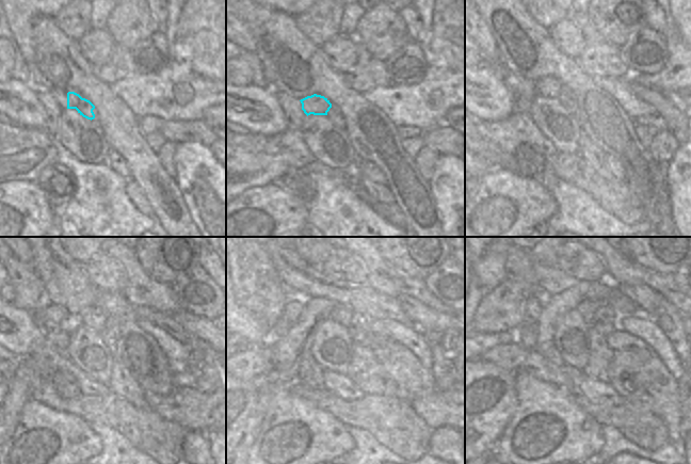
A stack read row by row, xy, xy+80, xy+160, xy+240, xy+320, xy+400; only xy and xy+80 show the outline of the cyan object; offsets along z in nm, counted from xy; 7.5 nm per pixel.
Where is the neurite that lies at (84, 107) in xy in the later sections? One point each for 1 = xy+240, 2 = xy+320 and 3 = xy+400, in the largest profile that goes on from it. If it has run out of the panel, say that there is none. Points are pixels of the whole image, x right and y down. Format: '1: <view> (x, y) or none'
1: xy+240 (95, 319)
2: xy+320 (341, 314)
3: xy+400 (588, 307)

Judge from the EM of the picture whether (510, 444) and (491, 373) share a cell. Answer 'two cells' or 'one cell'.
two cells

